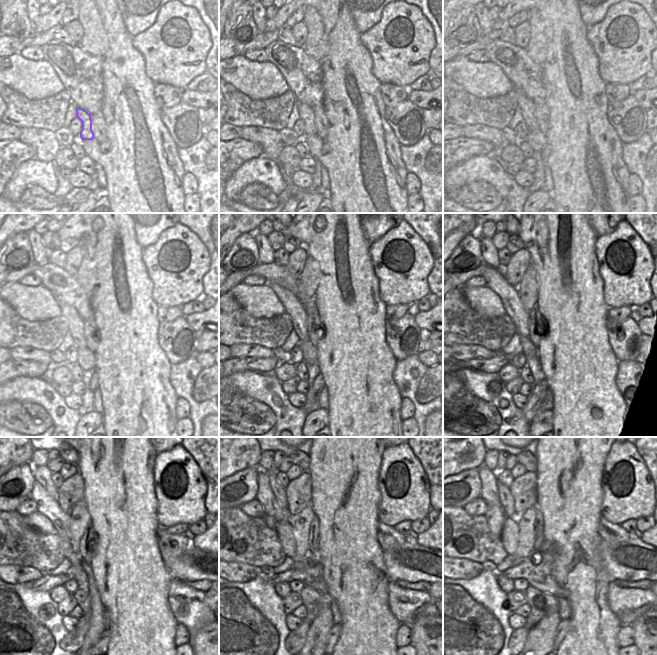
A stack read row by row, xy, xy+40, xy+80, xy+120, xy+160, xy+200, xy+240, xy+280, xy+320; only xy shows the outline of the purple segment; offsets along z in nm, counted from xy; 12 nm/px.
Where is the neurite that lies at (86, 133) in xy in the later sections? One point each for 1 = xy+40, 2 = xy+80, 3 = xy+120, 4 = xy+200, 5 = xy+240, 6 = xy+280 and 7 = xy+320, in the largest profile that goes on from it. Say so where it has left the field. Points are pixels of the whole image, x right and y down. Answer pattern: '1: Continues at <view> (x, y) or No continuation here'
1: Continues at xy+40 (306, 114)
2: Continues at xy+80 (527, 106)
3: Continues at xy+120 (75, 323)
4: Continues at xy+200 (508, 294)
5: Continues at xy+240 (46, 505)
6: Continues at xy+280 (265, 496)
7: Continues at xy+320 (489, 493).

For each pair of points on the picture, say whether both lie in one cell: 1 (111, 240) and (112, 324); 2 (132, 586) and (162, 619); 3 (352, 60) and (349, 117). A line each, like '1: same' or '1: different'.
1: same
2: same
3: same

